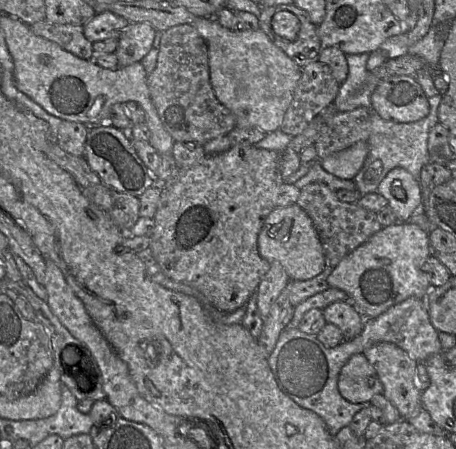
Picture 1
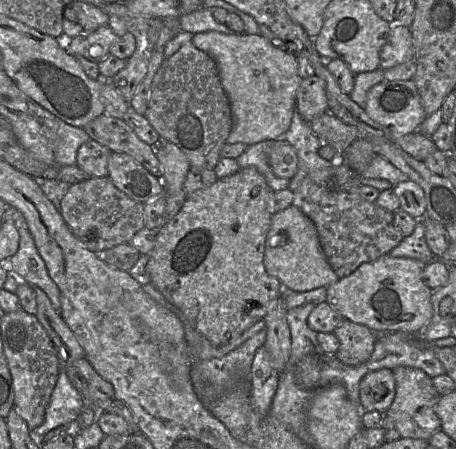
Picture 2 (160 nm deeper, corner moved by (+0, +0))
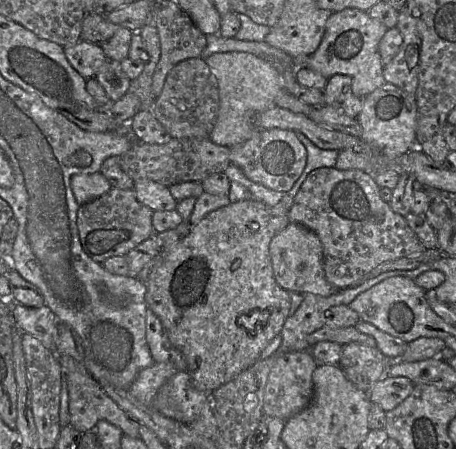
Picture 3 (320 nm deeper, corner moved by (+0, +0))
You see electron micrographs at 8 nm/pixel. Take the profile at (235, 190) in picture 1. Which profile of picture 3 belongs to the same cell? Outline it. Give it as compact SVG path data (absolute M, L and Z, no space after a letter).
M255 198L231 202L193 225L149 275L146 303L183 354L198 390L212 392L256 363L290 315L290 293L276 282L271 263L269 247L276 233L266 204Z

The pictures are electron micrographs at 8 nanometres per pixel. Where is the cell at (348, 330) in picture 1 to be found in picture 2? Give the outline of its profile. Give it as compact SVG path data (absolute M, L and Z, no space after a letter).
M344 318L333 333L340 344L336 356L343 364L357 366L370 358L374 350L376 333L367 326Z

